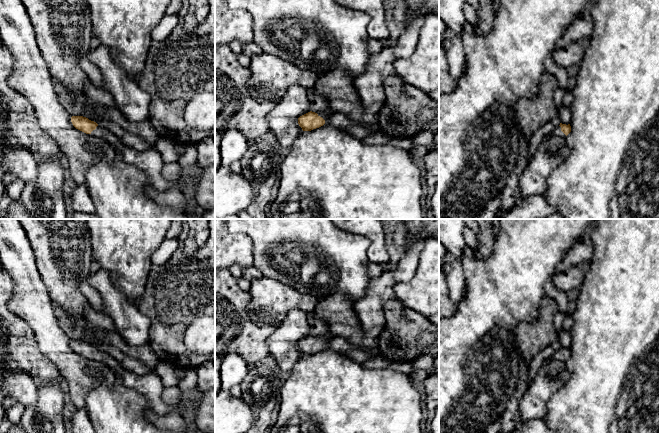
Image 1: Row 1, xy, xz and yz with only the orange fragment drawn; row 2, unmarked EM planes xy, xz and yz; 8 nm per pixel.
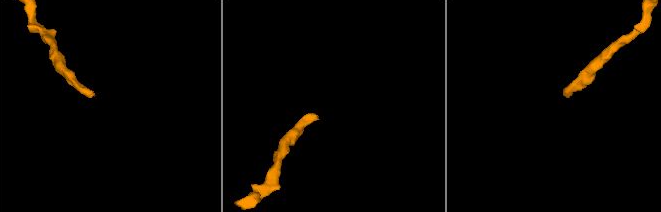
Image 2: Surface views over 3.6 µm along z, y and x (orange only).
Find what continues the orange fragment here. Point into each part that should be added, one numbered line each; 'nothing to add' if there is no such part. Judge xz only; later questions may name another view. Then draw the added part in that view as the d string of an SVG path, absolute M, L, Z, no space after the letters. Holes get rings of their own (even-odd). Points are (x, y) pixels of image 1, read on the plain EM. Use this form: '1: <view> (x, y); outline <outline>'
1: xz (328, 335); outline M328 330L324 335L320 335L320 336L318 336L317 338L318 338L318 340L320 340L320 341L322 341L324 344L326 344L328 340L330 340L330 339L332 339L332 338L334 338L334 337L335 337L335 335L333 335L333 334L331 333L331 331Z

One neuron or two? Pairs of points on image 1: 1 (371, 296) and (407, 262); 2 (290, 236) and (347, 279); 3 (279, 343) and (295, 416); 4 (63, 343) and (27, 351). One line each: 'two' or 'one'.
1: one
2: one
3: two
4: two

